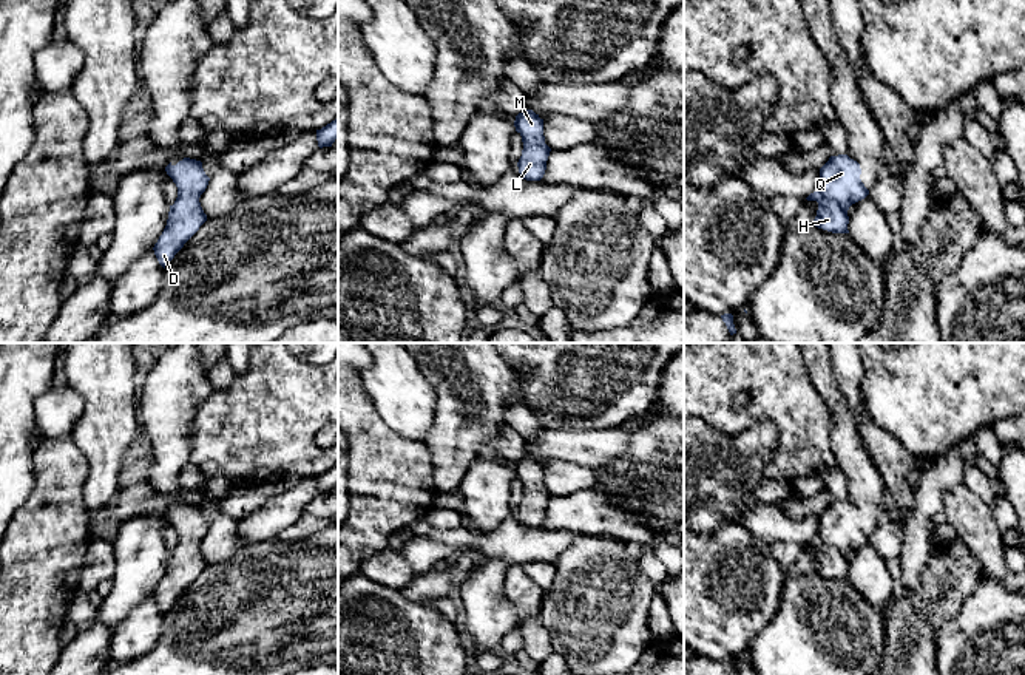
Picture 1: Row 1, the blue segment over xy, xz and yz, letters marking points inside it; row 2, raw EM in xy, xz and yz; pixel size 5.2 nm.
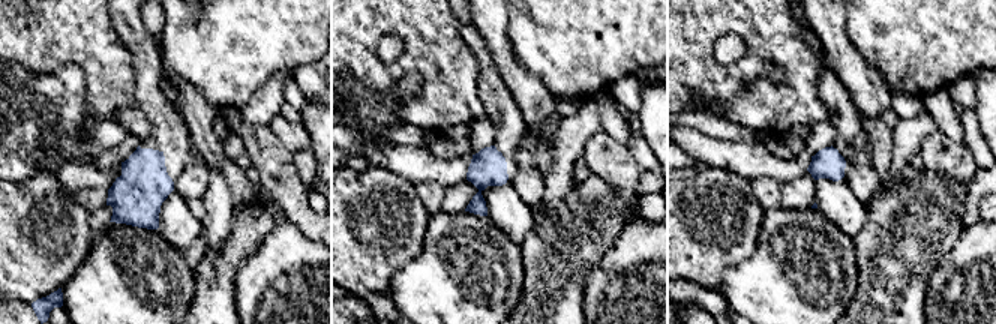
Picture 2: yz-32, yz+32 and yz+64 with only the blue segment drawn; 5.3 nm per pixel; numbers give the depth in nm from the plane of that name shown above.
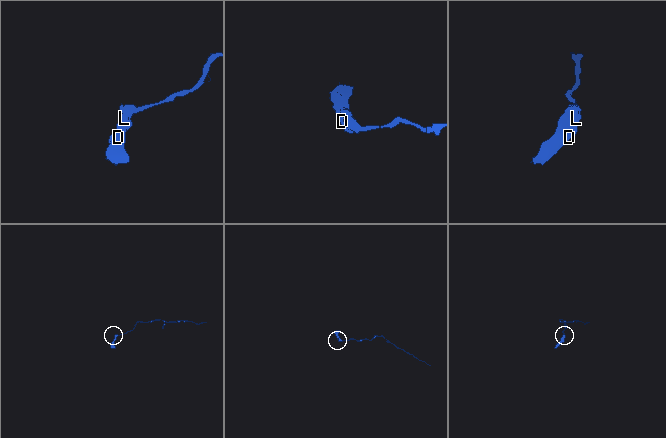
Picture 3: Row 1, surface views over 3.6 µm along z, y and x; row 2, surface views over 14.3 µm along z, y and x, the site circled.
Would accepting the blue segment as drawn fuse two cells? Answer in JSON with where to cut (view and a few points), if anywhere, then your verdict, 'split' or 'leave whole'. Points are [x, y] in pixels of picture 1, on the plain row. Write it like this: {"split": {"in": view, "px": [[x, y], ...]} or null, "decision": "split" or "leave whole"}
{"split": null, "decision": "leave whole"}

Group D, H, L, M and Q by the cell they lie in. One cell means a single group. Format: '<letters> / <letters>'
D H L M Q

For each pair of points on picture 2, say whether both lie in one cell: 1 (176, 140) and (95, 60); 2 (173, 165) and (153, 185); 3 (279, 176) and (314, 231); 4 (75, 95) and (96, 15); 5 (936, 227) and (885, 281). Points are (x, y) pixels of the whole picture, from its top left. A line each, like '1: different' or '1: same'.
1: different
2: same
3: same
4: different
5: same

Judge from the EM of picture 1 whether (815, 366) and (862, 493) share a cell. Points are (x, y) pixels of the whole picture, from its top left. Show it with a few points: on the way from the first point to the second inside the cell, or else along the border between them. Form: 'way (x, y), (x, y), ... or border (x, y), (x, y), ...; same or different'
way (834, 397), (843, 419), (846, 445), (855, 462); same

